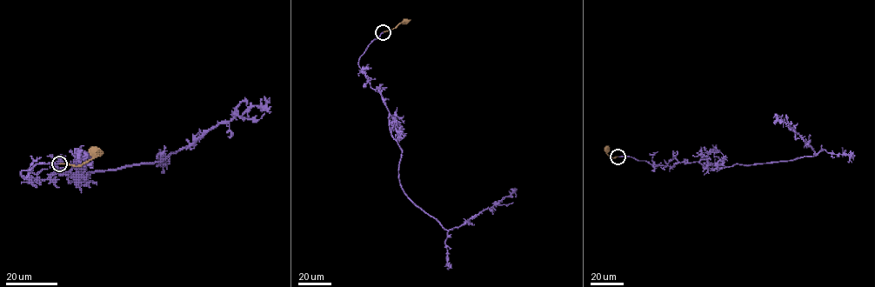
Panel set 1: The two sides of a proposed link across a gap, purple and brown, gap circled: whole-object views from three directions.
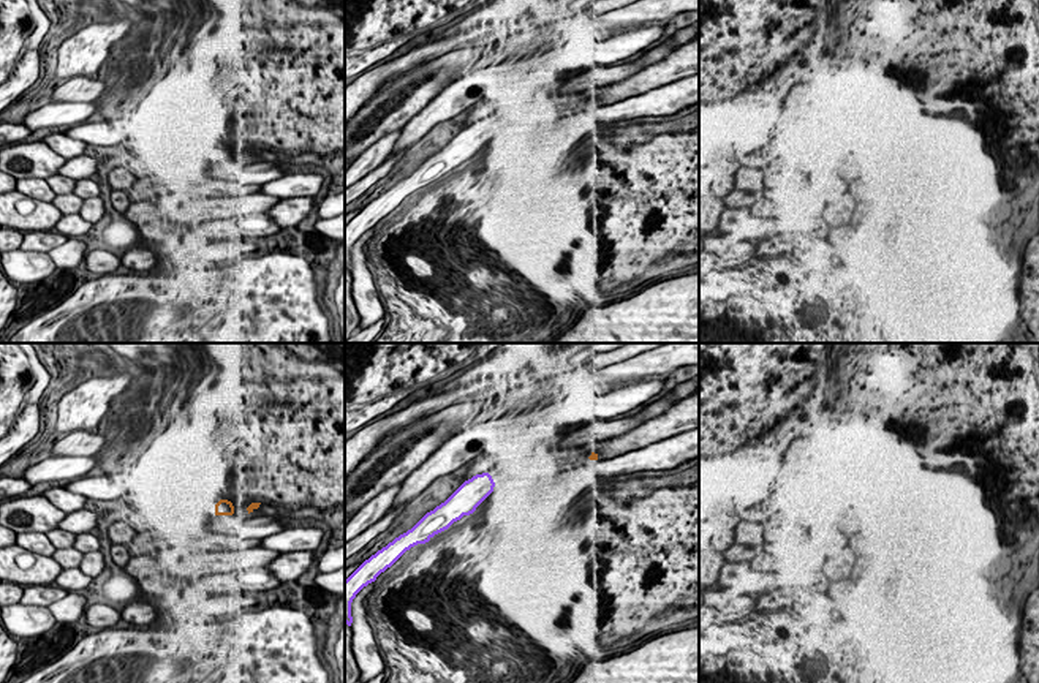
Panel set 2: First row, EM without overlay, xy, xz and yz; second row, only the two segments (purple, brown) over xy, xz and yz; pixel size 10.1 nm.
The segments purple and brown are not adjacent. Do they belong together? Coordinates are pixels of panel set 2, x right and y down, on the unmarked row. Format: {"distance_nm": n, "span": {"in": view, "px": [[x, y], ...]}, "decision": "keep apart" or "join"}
{"distance_nm": 1000, "span": {"in": "xz", "px": [[494, 128], [589, 103]]}, "decision": "join"}

